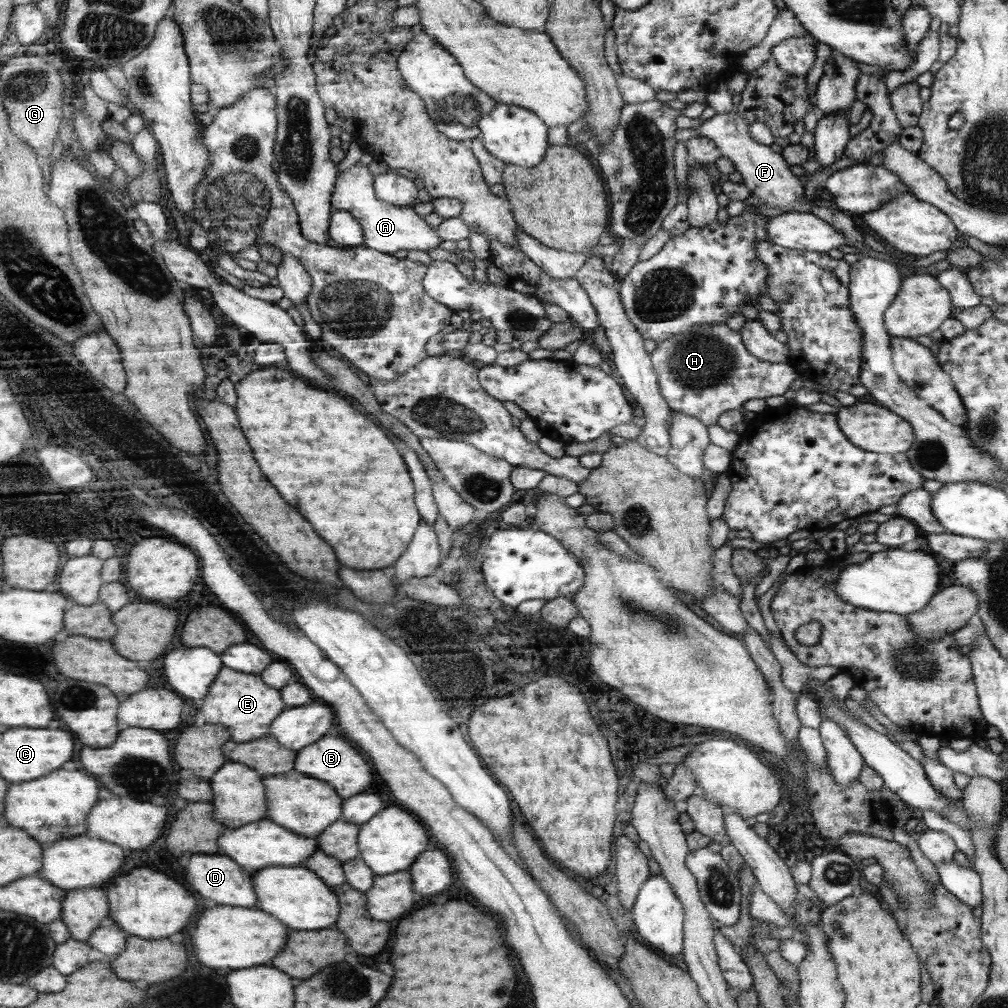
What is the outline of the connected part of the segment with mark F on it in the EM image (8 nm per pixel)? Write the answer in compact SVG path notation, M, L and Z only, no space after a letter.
M736 108L726 113L716 113L695 129L678 127L674 132L677 140L686 142L695 136L705 136L717 144L721 150L721 157L734 163L735 170L742 174L743 183L751 190L751 197L744 202L754 207L766 205L772 208L782 208L787 212L812 212L817 200L806 199L804 184L792 173L790 165L780 153L770 147L774 144L775 136L770 127L763 122L752 123L746 120Z

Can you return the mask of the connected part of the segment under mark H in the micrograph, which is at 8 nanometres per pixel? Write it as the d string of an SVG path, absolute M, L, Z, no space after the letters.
M746 319L742 333L730 329L726 323L702 325L681 335L659 341L652 353L653 367L657 371L661 393L674 411L682 411L698 417L704 424L716 424L718 417L726 410L739 410L744 402L752 398L786 395L796 378L801 378L792 368L789 360L789 348L779 342L774 334L757 319Z

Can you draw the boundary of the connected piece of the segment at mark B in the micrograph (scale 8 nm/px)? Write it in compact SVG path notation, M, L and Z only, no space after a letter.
M324 736L324 738L318 739L316 743L310 744L310 748L298 751L296 769L298 772L305 773L306 776L326 780L328 784L337 789L344 800L354 796L354 794L360 795L372 782L372 770L370 770L370 764L366 762L364 754L358 752L354 746L346 738Z

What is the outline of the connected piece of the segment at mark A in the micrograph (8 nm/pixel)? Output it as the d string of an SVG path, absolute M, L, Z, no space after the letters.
M358 162L348 171L338 175L332 192L334 210L350 211L360 221L367 247L392 255L398 250L426 251L430 248L438 248L442 244L443 238L438 236L437 228L428 224L424 217L421 217L413 208L386 204L384 200L381 200L375 191L374 182L376 178L372 176L367 165Z

